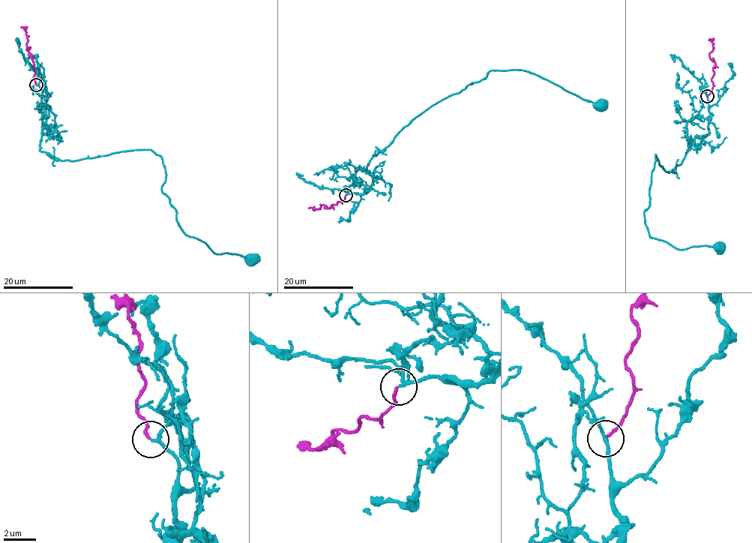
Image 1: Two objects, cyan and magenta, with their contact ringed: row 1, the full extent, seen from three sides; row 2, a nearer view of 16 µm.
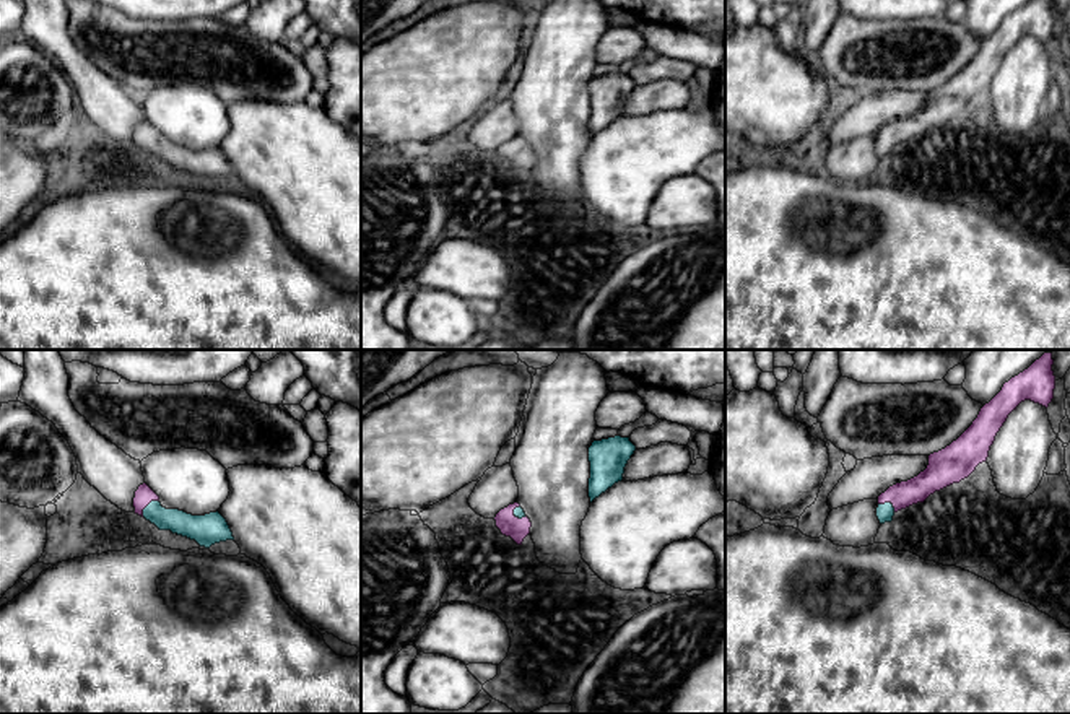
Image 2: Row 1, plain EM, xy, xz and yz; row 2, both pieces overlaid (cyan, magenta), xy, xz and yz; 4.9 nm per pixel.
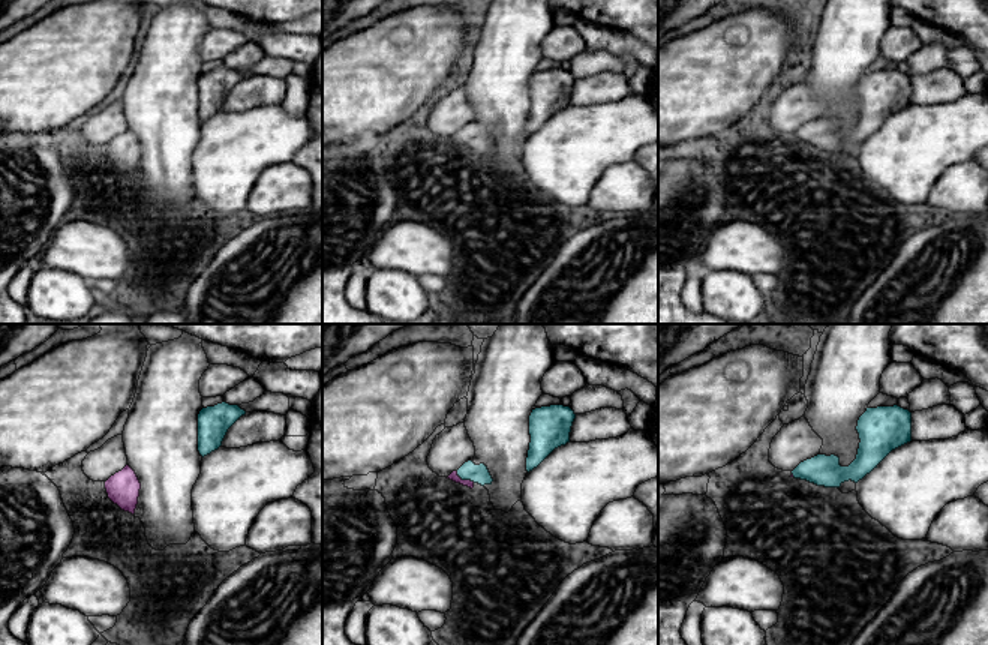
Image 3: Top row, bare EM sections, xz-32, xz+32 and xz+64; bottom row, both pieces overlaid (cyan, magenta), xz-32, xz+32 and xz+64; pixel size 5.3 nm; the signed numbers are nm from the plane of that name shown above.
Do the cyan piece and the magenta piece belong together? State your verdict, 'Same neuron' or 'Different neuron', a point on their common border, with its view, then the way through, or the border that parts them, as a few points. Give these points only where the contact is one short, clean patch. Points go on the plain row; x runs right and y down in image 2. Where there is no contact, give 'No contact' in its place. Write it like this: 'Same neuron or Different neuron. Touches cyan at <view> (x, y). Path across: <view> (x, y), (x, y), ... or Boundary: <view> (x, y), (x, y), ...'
Same neuron. Touches cyan at xy (147, 142). Path across: xy (179, 158), (163, 155), (147, 142), (143, 130)

